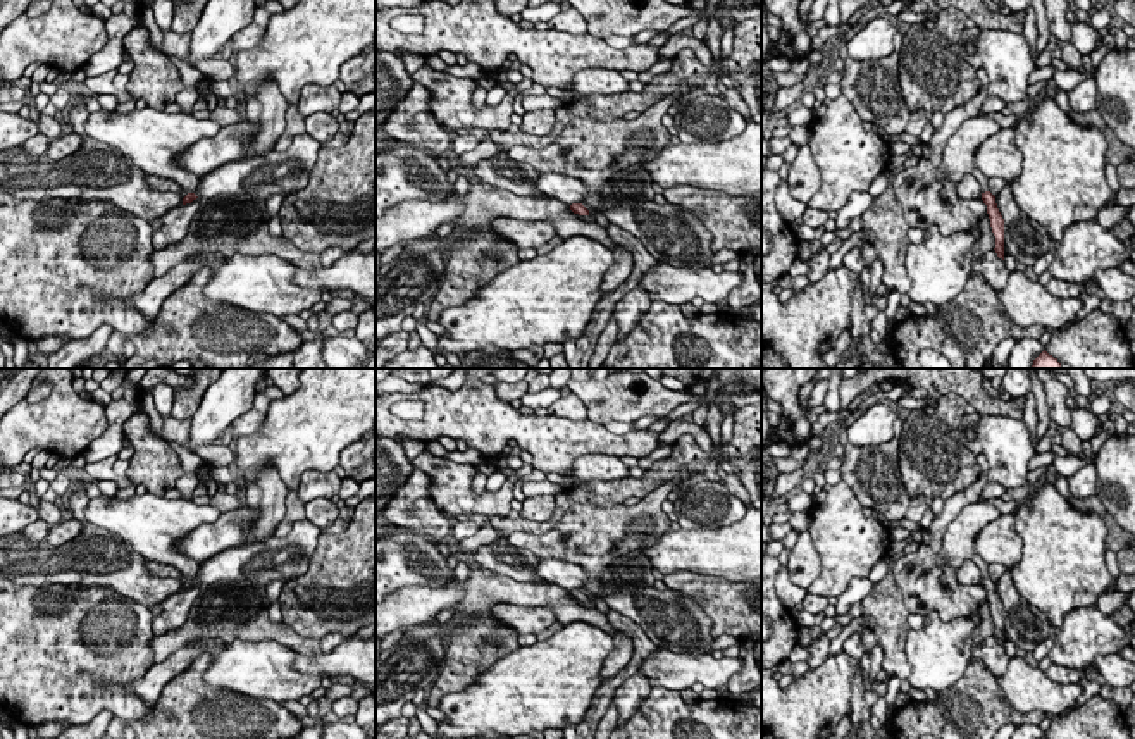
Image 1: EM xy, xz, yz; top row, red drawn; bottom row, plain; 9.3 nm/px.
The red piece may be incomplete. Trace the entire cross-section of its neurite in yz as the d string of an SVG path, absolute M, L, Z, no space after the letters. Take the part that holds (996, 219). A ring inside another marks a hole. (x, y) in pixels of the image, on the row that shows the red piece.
M994 117L966 119L947 140L940 162L940 171L952 181L961 183L964 176L973 176L982 188L982 200L987 205L990 227L995 236L995 253L1004 260L1004 219L997 208L995 196L989 191L989 177L975 165L975 153L980 145L1002 127Z

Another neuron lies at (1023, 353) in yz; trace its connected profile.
M1018 339L1008 357L1008 369L1032 369L1033 360L1045 350L1039 339Z

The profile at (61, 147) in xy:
M72 133L50 140L50 145L45 153L52 162L57 162L76 152L79 146L81 146L81 136Z

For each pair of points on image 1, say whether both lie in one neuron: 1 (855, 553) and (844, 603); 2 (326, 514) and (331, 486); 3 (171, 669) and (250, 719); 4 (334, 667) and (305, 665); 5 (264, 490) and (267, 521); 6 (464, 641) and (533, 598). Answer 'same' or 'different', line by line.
1: different
2: different
3: different
4: same
5: same
6: different

